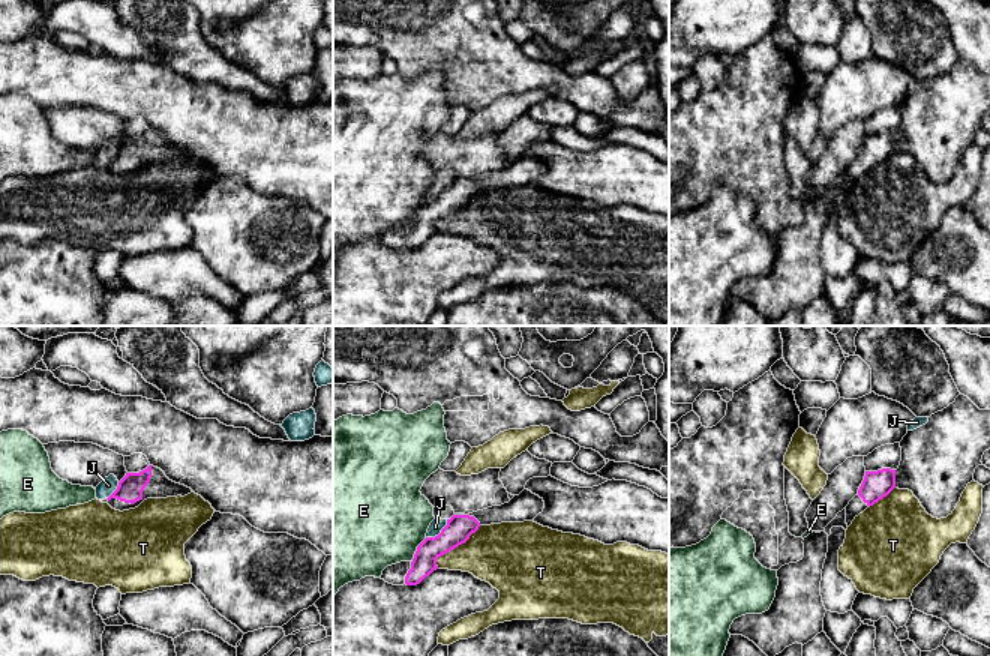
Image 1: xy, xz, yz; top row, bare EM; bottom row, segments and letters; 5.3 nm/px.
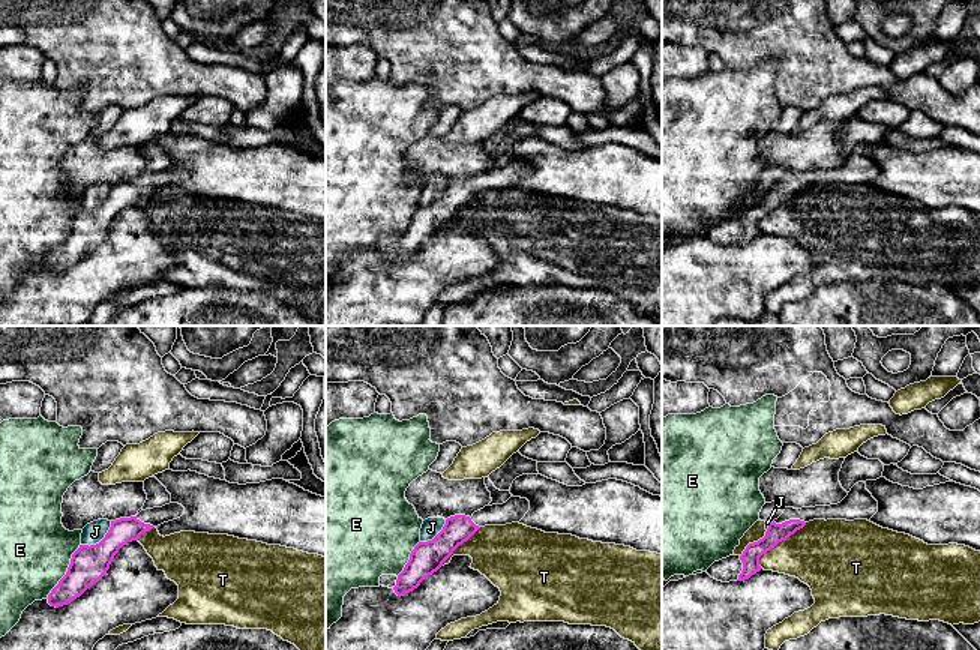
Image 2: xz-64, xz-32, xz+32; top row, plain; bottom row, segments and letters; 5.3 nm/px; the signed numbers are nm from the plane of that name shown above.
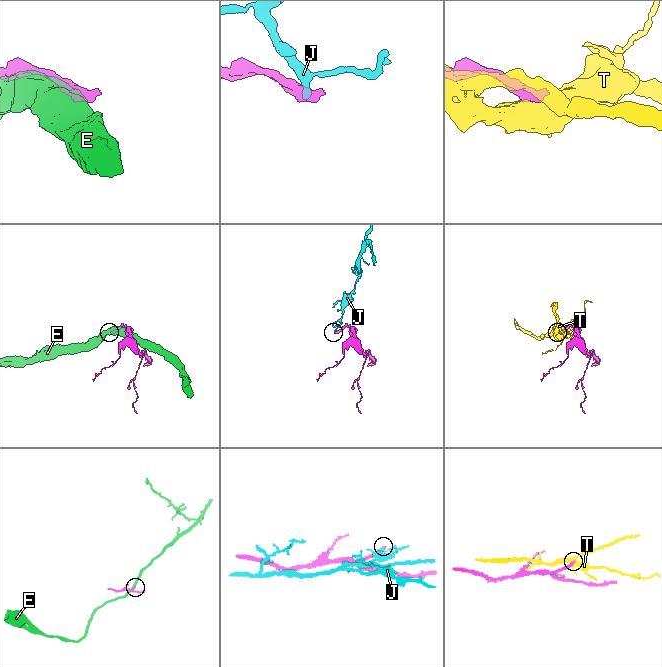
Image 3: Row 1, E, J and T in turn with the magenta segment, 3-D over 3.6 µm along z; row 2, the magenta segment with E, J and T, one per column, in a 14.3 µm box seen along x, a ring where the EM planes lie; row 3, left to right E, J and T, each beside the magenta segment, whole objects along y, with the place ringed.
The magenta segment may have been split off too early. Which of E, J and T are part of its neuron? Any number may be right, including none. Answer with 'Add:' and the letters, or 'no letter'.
Add: no letter

